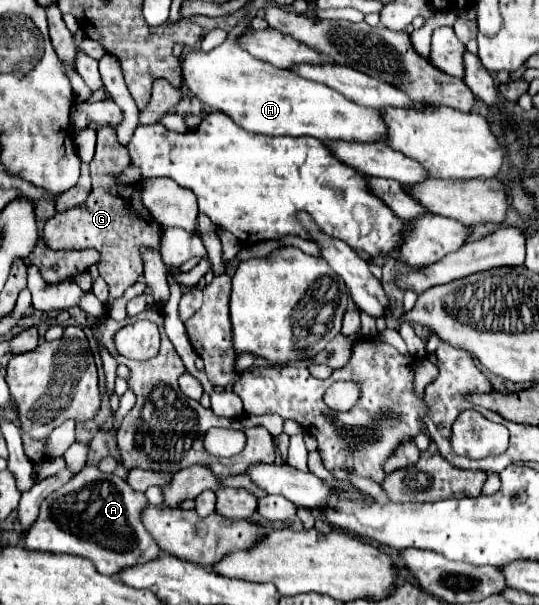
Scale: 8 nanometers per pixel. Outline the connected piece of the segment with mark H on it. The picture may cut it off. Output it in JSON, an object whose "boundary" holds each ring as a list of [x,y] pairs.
{"boundary":[[[248,17],[241,19],[238,24],[230,29],[228,38],[214,48],[212,52],[192,52],[182,62],[182,76],[188,86],[196,94],[198,100],[208,104],[210,108],[228,114],[238,126],[242,126],[248,132],[266,134],[266,136],[312,136],[322,142],[332,140],[344,140],[344,142],[384,142],[388,136],[388,128],[382,120],[382,112],[376,108],[360,106],[340,92],[320,84],[306,80],[298,76],[292,70],[280,70],[268,62],[260,62],[254,56],[250,56],[246,50],[242,50],[237,44],[238,34],[244,32],[250,22]]]}

